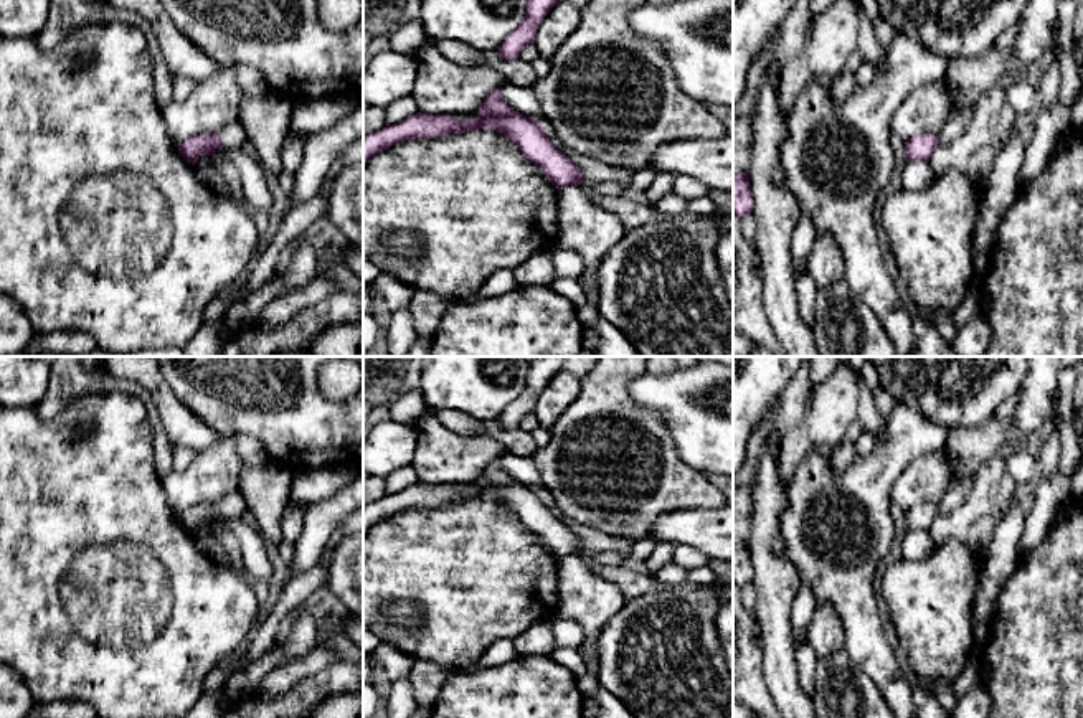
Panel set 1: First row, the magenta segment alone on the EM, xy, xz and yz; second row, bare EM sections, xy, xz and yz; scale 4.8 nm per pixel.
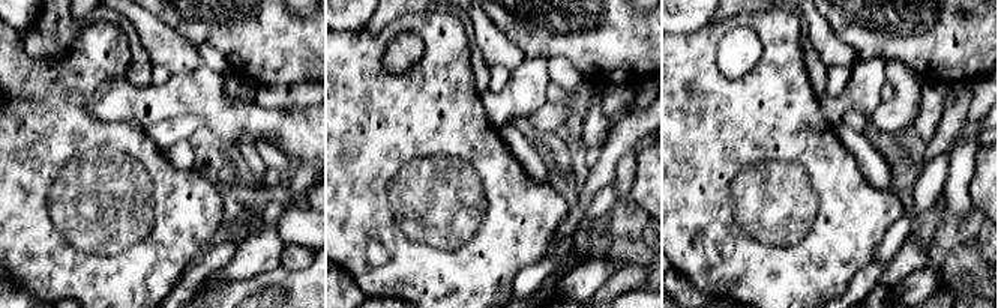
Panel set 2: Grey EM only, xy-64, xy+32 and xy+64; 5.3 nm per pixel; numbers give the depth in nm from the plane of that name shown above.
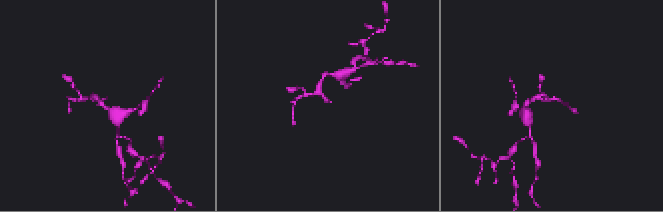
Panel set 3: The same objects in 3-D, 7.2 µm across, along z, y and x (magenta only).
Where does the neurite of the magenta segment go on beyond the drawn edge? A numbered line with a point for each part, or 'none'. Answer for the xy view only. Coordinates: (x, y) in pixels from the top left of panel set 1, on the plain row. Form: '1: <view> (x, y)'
1: xy (233, 507)

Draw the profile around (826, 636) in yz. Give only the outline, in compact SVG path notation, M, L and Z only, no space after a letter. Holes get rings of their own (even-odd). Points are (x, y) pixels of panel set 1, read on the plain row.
M819 604L807 629L807 640L817 659L844 649L844 629L830 604Z

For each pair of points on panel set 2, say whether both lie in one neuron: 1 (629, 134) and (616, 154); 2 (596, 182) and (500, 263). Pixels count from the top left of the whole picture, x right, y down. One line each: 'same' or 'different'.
1: same
2: different

